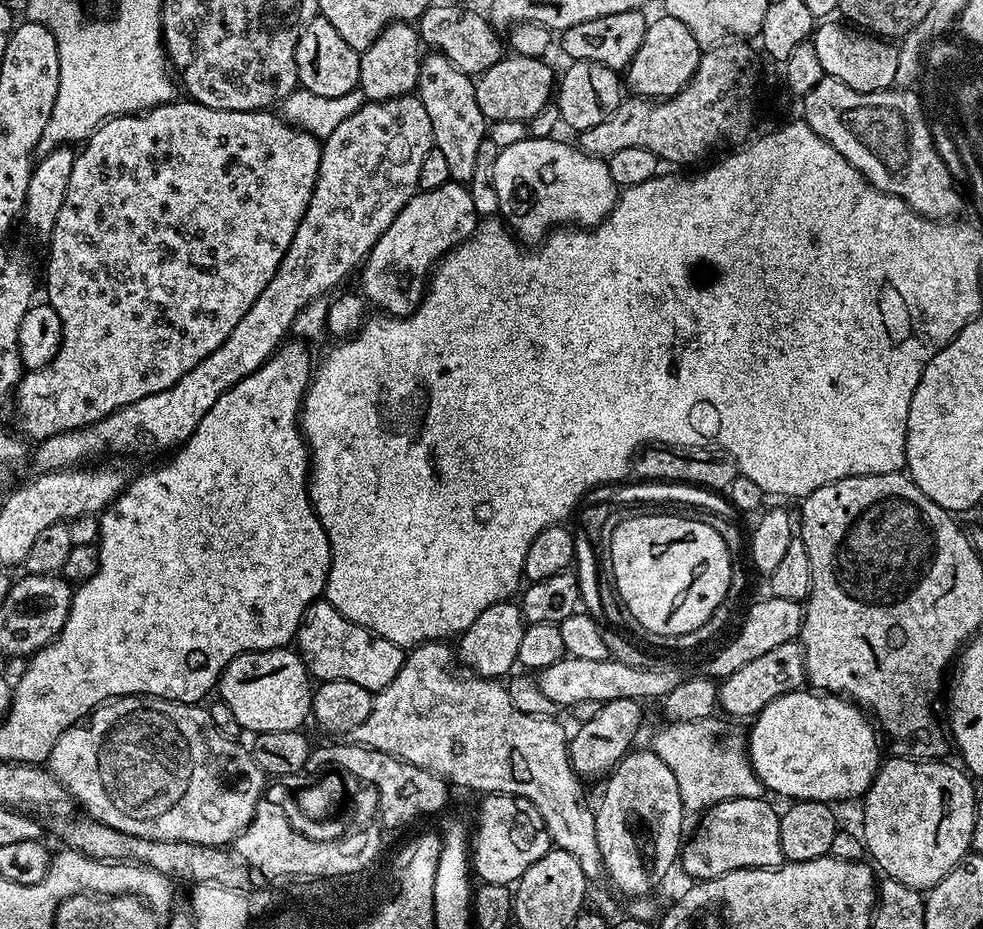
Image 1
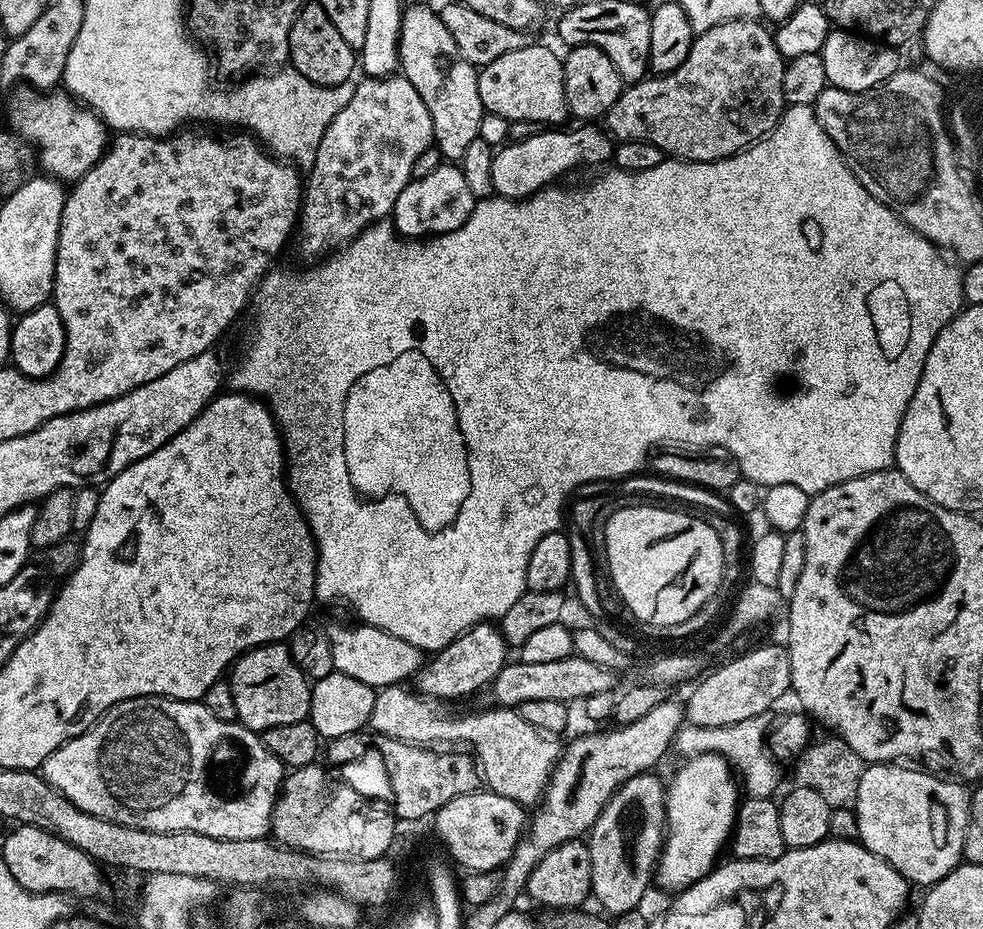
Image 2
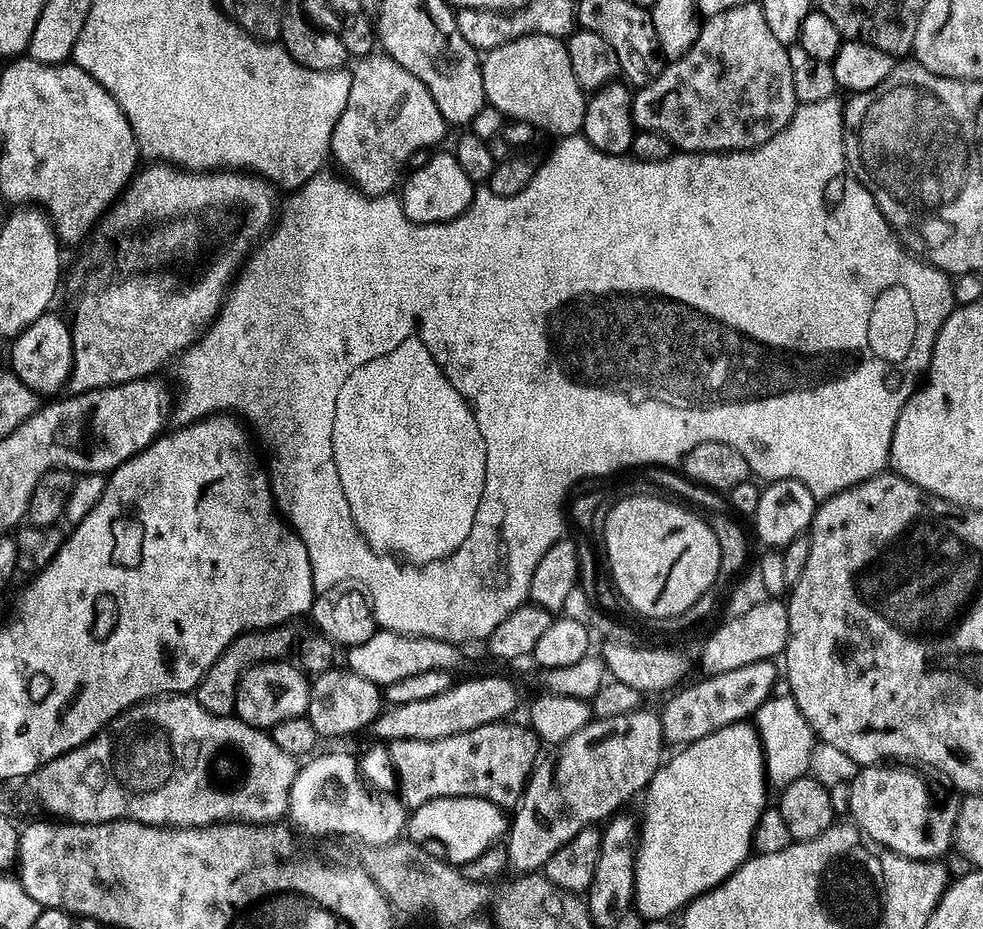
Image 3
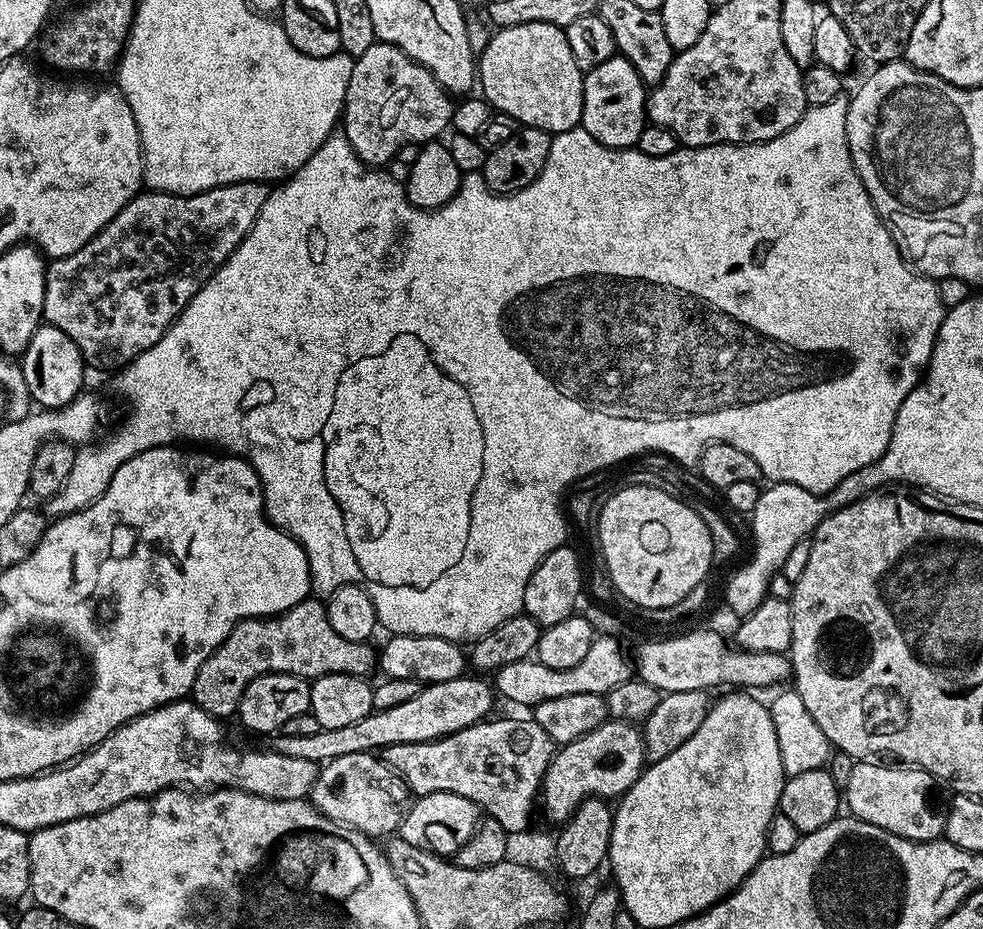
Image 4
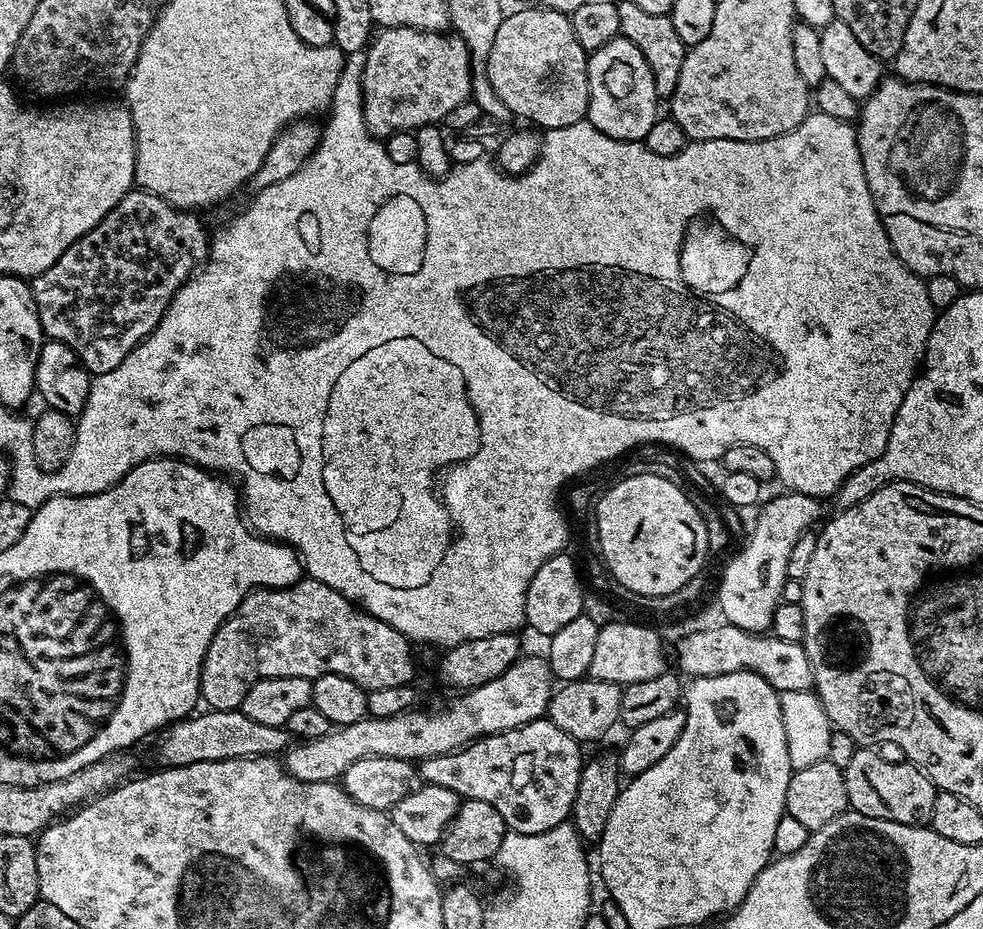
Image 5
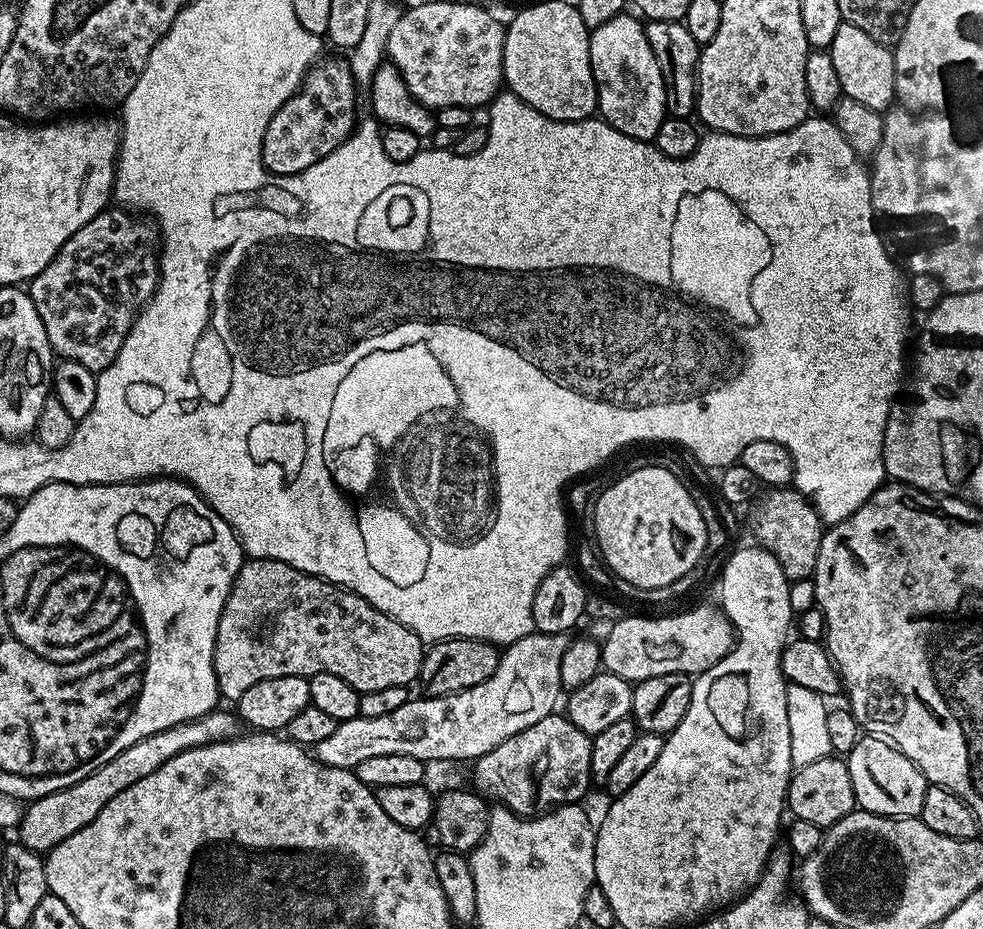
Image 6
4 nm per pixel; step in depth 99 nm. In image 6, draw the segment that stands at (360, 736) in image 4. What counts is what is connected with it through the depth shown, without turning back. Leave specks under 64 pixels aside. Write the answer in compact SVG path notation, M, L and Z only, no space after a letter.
M213 710L196 720L158 730L158 734L142 738L142 742L134 742L134 746L122 750L122 754L110 758L106 766L98 766L98 770L94 770L86 778L76 780L74 786L60 788L54 794L35 797L29 803L32 805L23 809L18 825L19 843L35 852L47 854L54 846L66 842L70 834L78 834L82 826L94 822L94 818L98 818L102 806L106 806L110 798L122 794L122 790L134 786L134 782L142 782L146 774L154 774L154 770L158 770L158 766L166 766L170 758L195 748L205 748L211 744L222 744L225 740L237 739L241 735L240 728L242 729L237 713L232 710L220 711Z

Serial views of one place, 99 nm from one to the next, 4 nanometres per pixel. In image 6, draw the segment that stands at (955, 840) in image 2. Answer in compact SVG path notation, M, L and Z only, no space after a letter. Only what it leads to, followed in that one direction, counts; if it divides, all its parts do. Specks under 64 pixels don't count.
M861 735L846 755L850 782L854 782L857 805L879 816L916 818L922 810L922 798L930 786L927 778L897 748L879 736Z

